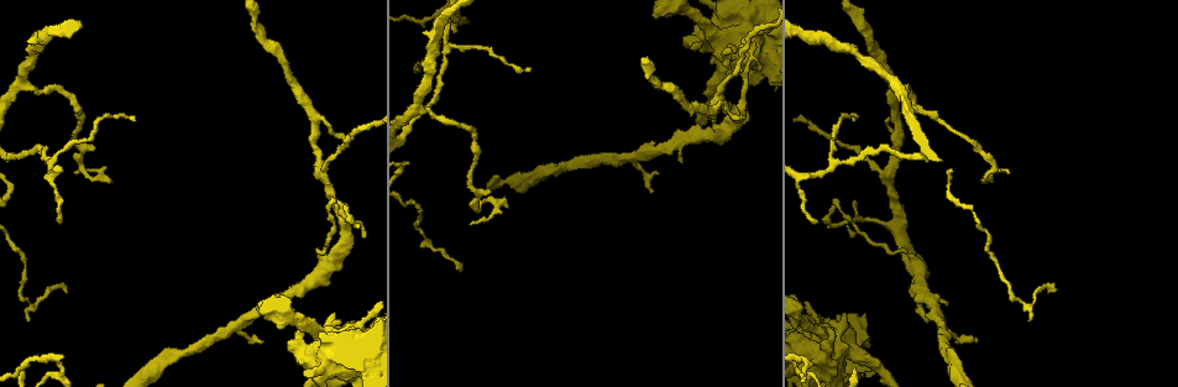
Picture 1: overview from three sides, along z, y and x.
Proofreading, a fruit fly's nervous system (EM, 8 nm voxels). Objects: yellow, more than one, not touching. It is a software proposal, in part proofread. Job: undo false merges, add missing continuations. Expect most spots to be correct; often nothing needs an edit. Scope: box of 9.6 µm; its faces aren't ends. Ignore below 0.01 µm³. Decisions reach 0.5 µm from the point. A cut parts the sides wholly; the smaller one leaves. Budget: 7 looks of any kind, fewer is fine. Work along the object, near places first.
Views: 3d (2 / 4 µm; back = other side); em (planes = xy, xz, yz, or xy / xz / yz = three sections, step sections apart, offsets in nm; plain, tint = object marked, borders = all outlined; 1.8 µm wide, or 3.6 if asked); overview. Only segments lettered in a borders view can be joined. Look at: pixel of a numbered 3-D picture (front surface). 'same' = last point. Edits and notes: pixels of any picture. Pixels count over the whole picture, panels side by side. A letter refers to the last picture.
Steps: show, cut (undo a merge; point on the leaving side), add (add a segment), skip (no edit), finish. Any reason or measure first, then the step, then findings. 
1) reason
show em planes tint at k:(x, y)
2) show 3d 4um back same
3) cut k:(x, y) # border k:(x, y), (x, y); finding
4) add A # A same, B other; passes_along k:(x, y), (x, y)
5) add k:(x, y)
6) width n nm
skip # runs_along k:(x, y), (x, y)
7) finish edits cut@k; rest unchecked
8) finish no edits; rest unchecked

thin end
show em 3.6um xz step 8 tint at 1:(64, 289)

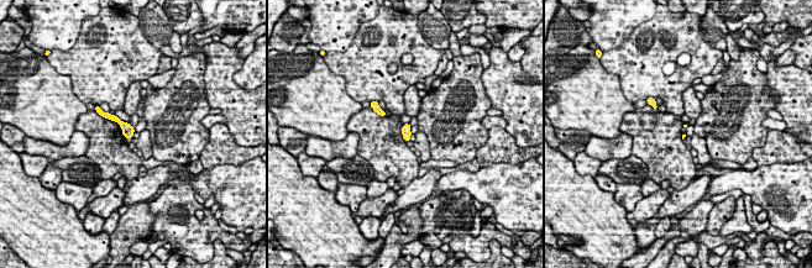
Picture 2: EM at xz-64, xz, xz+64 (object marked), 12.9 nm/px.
cut it another way
show em 3.6um planes borders same

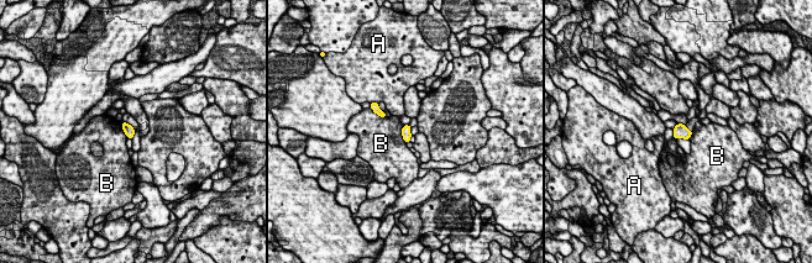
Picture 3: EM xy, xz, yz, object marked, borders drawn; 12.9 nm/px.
skip # A other, B other; border 3:(403, 125), (402, 138), (406, 143); none of them fits

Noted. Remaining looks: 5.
closes a loop
show 3d 4um at 1:(740, 39)

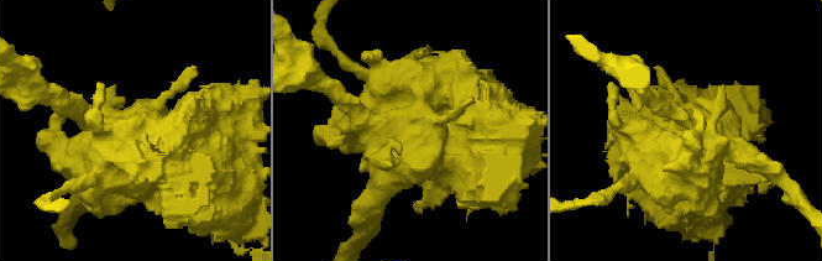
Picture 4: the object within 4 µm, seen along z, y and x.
shape alone is not enough
show em 3.6um planes borders at 4:(405, 124)

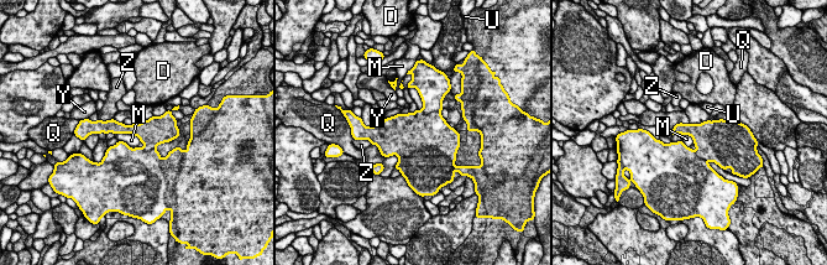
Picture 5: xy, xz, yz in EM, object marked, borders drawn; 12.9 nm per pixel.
cut 5:(108, 169) # D other, M other, Q other, U other, Y other, Z other; border 5:(105, 154), (129, 159), (131, 172); a second cell is stuck on

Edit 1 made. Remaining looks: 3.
see it whole again
show overview

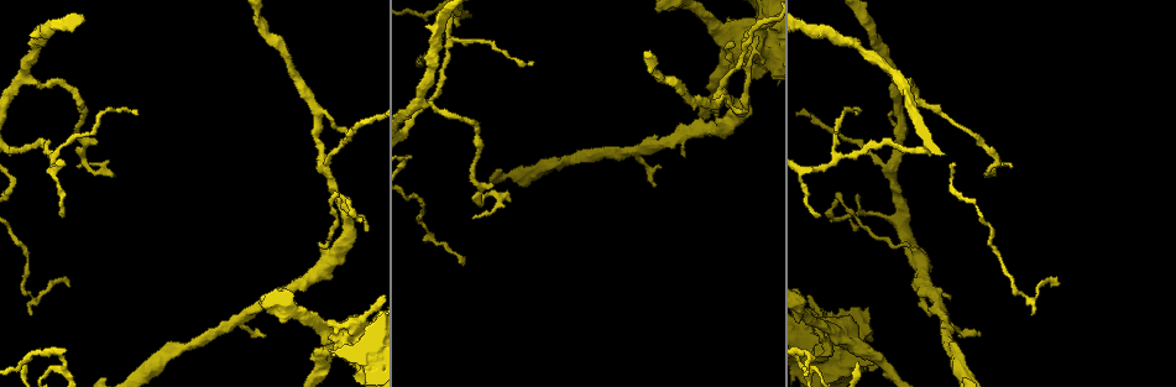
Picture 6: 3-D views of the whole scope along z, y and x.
branch stops here
show em xy step 16 borders at 6:(684, 155)

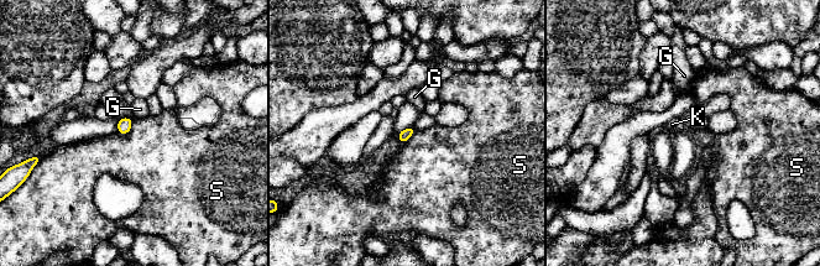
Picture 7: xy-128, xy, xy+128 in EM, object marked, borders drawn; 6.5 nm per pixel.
skip # G other, K other, S other; border 7:(134, 120), (126, 134), (118, 132); none of them fits

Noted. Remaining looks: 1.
finish edits cut@5; rest unchecked

